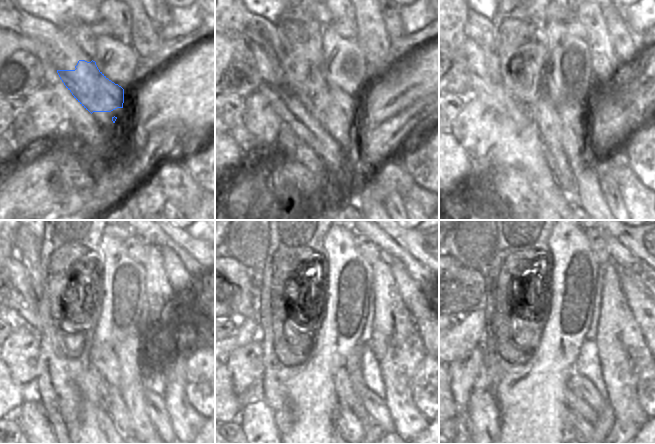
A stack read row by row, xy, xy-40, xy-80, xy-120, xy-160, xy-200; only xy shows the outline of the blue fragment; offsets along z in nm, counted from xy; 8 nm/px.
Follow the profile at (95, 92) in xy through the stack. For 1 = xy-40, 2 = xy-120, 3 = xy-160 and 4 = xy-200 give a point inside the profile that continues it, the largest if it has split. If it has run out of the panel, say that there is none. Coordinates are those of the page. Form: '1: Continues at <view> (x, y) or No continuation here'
1: Continues at xy-40 (326, 97)
2: Continues at xy-120 (129, 352)
3: Continues at xy-160 (353, 365)
4: Continues at xy-200 (542, 297).

